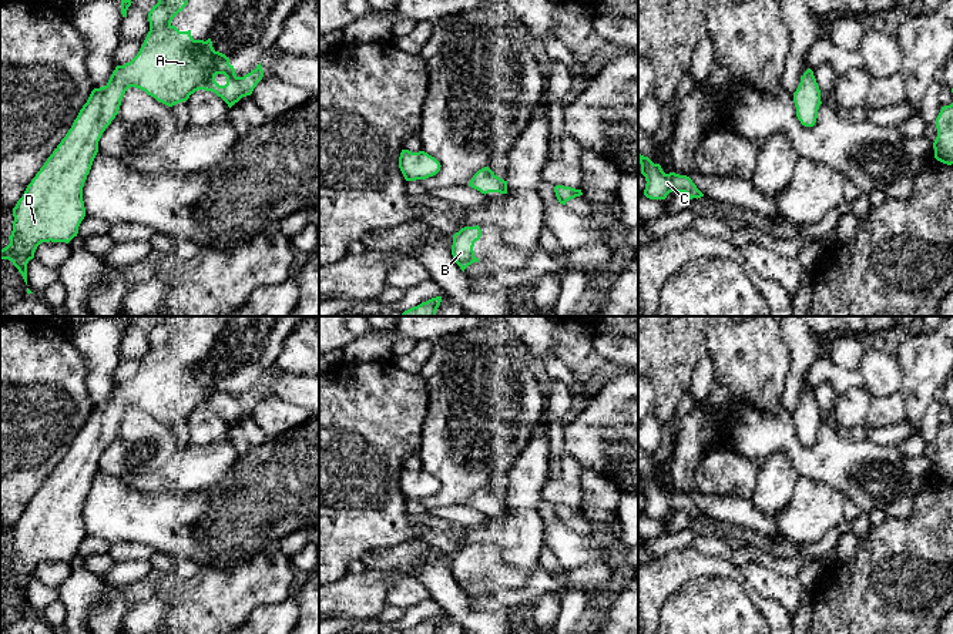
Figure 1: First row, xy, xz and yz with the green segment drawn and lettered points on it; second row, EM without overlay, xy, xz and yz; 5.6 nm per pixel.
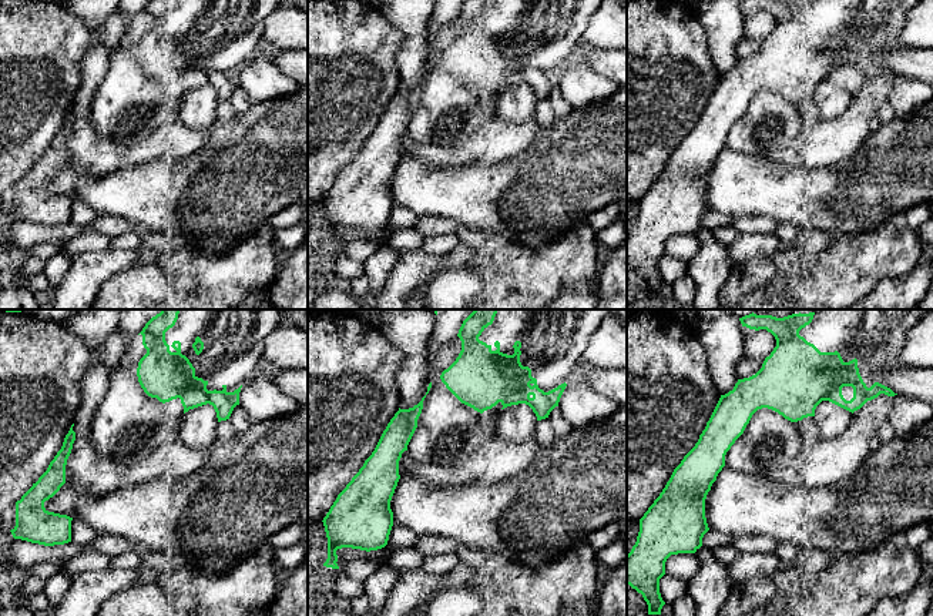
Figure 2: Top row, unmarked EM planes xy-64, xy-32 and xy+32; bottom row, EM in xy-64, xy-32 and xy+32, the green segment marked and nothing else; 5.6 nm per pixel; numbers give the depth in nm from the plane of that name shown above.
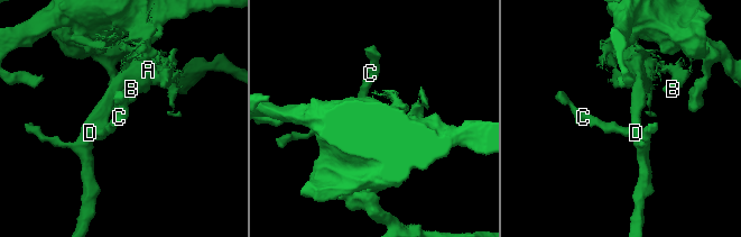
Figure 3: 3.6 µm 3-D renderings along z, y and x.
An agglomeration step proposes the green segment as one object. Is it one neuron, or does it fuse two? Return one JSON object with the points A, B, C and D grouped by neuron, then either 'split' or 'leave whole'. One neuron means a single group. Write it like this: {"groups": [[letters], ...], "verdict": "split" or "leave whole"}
{"groups": [["A", "B", "C", "D"]], "verdict": "leave whole"}

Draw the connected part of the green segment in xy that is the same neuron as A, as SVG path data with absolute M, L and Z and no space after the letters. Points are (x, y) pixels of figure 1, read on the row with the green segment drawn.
M158 0L148 13L150 31L138 54L124 66L117 66L104 87L94 88L80 110L71 128L47 158L44 165L27 185L23 197L13 208L13 231L10 244L0 249L0 259L9 259L21 274L27 285L27 264L41 242L68 244L78 234L85 217L83 187L98 152L98 141L118 114L121 100L130 87L140 88L157 101L172 107L187 101L198 90L212 91L231 108L242 97L251 95L264 77L261 63L255 70L238 77L229 58L215 51L211 38L194 40L191 30L179 31L171 24L184 10L188 0Z

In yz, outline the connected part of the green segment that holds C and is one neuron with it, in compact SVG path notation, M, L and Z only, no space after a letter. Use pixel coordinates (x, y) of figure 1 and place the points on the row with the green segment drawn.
M638 154L641 174L645 177L644 195L650 199L665 199L670 192L684 192L692 198L701 198L704 194L687 175L675 172L665 174L660 164L654 164L648 157Z

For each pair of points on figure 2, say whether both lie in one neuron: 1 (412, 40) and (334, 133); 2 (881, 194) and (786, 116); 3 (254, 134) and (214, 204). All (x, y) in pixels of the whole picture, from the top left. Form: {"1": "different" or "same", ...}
{"1": "different", "2": "different", "3": "same"}

